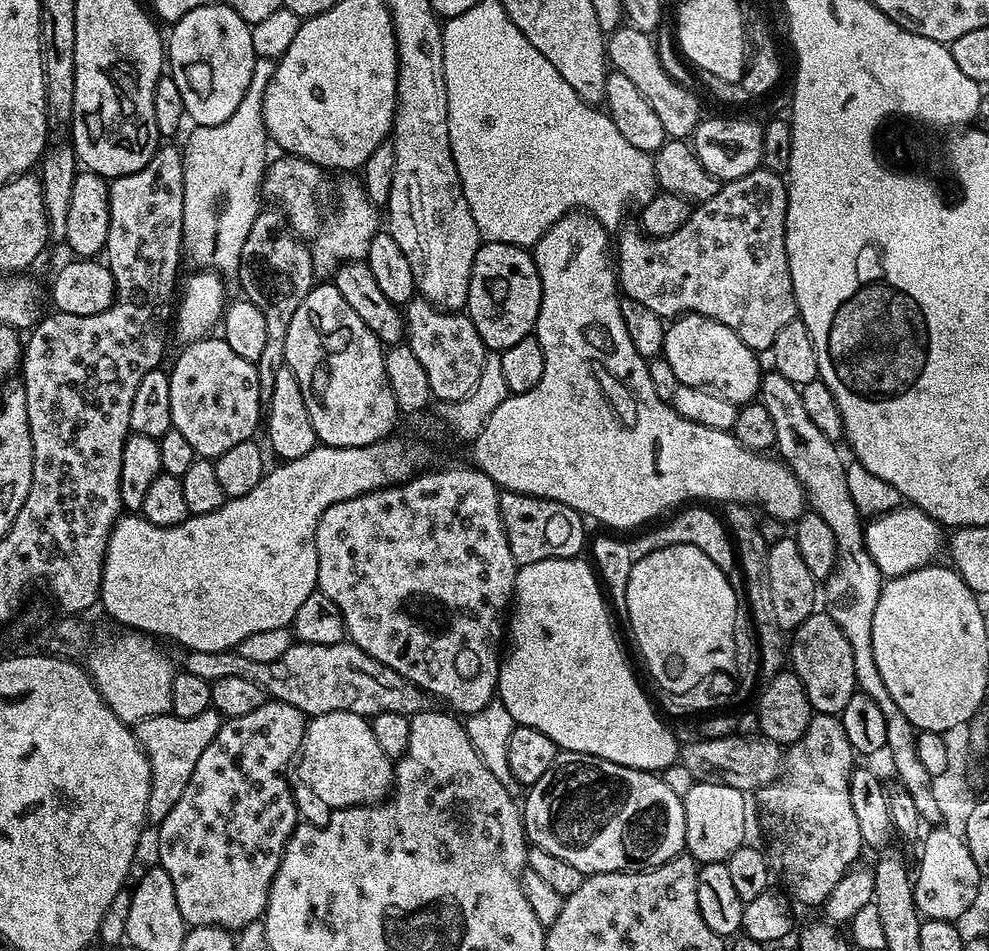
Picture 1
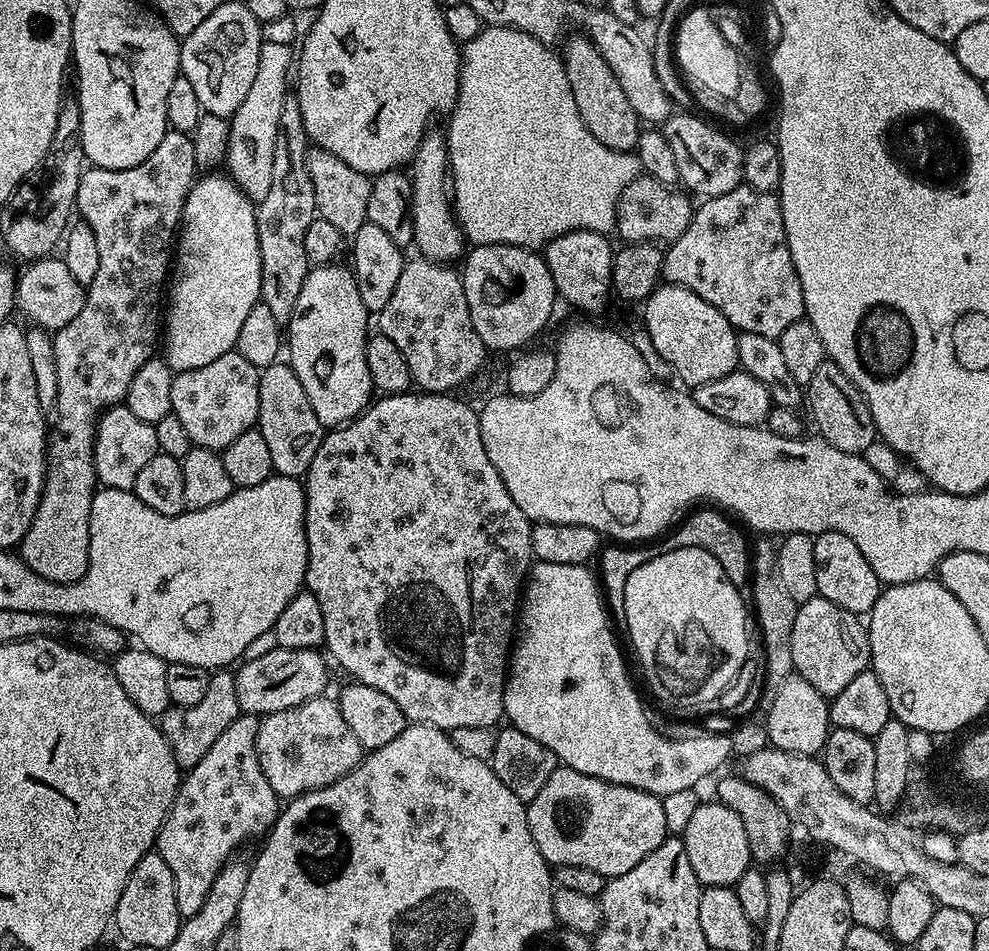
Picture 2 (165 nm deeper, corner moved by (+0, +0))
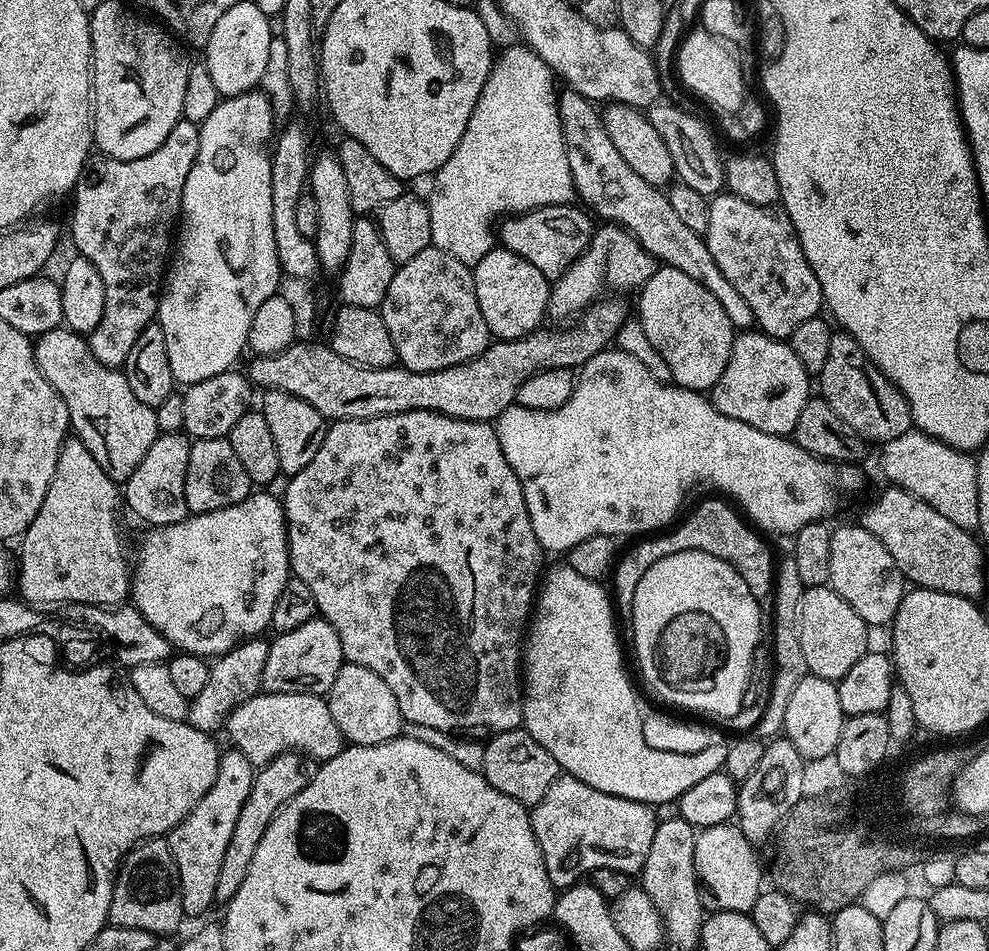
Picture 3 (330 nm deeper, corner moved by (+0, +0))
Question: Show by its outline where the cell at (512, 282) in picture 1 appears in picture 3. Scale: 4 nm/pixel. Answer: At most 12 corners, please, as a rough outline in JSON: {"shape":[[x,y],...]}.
{"shape":[[509,248],[472,268],[496,340],[545,323],[550,281]]}

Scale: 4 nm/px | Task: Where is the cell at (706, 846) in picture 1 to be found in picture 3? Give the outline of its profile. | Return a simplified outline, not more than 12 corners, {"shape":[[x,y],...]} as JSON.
{"shape":[[735,823],[694,842],[700,901],[751,913],[762,890],[753,841]]}

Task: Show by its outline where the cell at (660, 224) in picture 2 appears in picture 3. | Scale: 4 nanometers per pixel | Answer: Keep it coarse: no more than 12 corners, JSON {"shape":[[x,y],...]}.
{"shape":[[601,223],[551,285],[547,315],[579,317],[643,288],[658,261],[625,228]]}

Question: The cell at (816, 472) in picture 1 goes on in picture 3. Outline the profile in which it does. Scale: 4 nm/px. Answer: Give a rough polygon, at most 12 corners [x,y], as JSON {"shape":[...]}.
{"shape":[[557,95],[575,195],[661,265],[756,322],[661,189],[630,170],[597,105]]}

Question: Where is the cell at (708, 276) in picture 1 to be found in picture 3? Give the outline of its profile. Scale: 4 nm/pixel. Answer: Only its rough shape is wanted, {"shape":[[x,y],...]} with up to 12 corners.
{"shape":[[713,195],[710,258],[787,341],[822,286],[779,207]]}

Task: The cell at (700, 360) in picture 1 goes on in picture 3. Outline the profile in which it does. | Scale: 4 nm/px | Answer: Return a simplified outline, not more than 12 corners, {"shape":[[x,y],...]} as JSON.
{"shape":[[667,266],[638,323],[671,383],[707,393],[734,329],[718,298]]}

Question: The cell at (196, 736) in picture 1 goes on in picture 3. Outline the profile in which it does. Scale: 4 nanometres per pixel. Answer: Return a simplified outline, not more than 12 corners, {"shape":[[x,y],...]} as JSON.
{"shape":[[245,638],[210,664],[187,723],[209,734],[262,691],[269,641]]}

